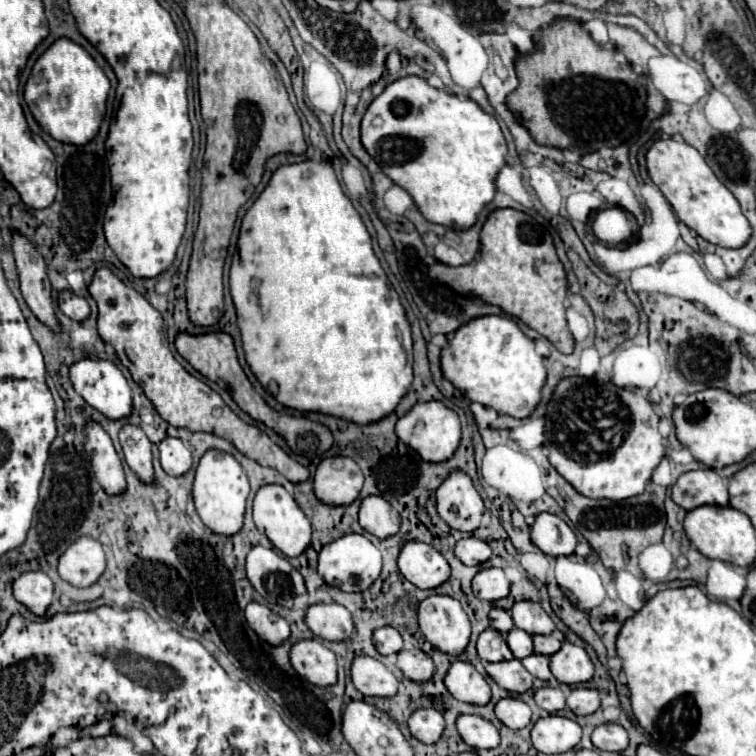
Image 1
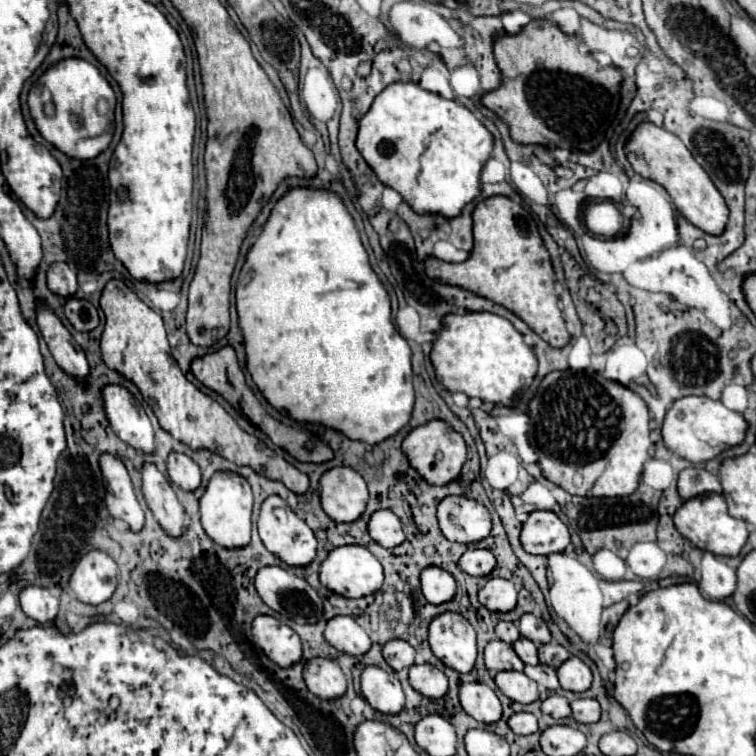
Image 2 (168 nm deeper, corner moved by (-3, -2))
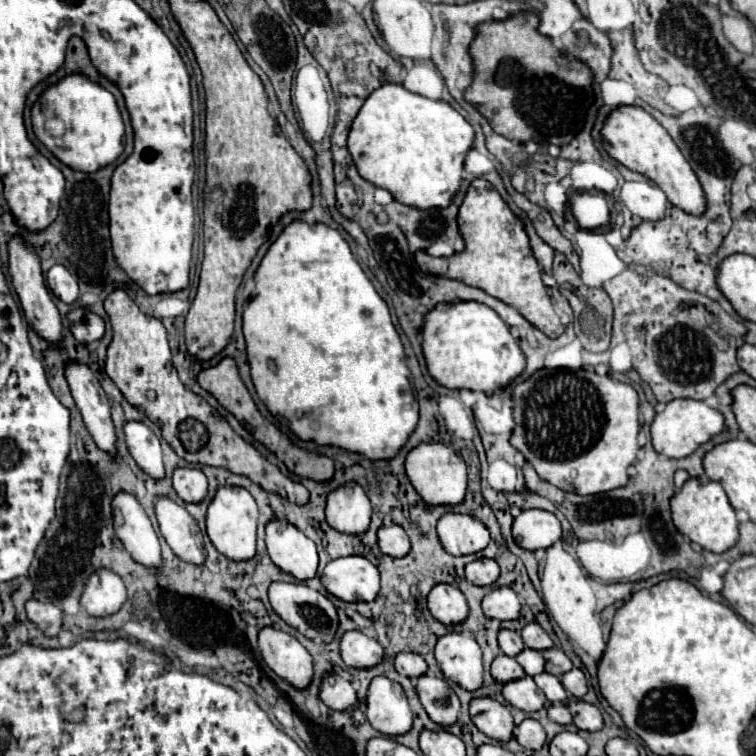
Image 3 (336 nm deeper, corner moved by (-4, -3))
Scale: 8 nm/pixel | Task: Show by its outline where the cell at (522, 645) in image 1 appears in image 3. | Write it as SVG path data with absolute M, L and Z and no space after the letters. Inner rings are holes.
M526 648L524 652L520 652L520 656L516 656L516 660L528 676L538 676L540 672L544 672L544 656L538 650Z

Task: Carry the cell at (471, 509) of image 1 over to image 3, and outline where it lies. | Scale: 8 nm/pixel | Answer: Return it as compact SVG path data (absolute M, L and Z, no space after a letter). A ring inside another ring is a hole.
M446 514L436 526L442 548L452 556L476 554L486 548L490 540L488 528L466 514Z

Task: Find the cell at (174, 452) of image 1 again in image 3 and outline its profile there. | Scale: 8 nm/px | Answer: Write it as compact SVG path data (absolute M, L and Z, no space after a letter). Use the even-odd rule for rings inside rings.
M178 468L172 480L176 494L188 504L200 504L208 494L208 480L196 468Z

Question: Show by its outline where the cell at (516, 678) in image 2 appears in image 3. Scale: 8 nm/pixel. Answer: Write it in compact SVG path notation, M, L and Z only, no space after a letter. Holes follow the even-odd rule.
M524 676L520 680L512 680L512 684L504 684L502 694L510 706L524 710L524 712L542 710L546 702L544 692L540 692L532 676Z

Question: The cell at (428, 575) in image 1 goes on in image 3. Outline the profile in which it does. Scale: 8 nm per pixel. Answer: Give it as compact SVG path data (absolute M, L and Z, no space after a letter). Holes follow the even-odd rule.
M438 584L432 588L428 594L428 608L432 616L446 626L460 624L468 618L468 604L464 594L450 584Z

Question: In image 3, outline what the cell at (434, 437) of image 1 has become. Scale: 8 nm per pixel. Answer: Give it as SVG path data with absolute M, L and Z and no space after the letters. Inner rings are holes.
M420 444L406 456L406 474L428 506L456 506L466 494L466 464L462 456L444 444Z

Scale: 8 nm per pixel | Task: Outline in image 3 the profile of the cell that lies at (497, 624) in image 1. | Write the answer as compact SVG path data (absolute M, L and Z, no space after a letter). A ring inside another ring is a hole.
M506 628L500 630L498 642L500 642L500 648L502 648L502 652L506 656L518 656L526 648L524 642L522 642L522 638L520 638L520 634L514 632L514 630L506 630Z

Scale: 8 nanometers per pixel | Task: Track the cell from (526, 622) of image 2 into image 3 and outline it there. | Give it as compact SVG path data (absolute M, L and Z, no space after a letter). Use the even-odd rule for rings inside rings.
M532 622L532 624L526 624L522 630L522 640L528 648L532 650L550 650L554 646L552 638L538 626L538 622Z

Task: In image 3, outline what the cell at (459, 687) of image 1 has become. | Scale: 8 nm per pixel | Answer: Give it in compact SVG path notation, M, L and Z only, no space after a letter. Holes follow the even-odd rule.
M474 698L470 704L472 722L488 738L496 742L508 742L514 736L514 720L506 706L494 698Z

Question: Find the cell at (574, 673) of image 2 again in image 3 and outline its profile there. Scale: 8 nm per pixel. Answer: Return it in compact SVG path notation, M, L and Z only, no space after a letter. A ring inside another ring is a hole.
M572 668L570 672L566 672L562 676L562 684L564 688L574 696L574 698L582 698L586 694L586 678L584 678L584 672L580 668Z

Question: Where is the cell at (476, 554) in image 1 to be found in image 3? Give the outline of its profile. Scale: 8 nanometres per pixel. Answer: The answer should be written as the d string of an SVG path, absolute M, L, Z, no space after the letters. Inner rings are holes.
M488 558L474 560L466 566L466 580L470 580L476 586L490 586L498 580L498 576L500 576L498 564Z

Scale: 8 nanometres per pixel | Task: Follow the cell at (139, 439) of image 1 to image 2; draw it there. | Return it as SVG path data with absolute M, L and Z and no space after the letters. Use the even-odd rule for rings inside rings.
M143 463L141 475L143 475L141 491L155 519L169 535L181 535L185 525L185 511L179 505L177 495L167 477L153 463Z

